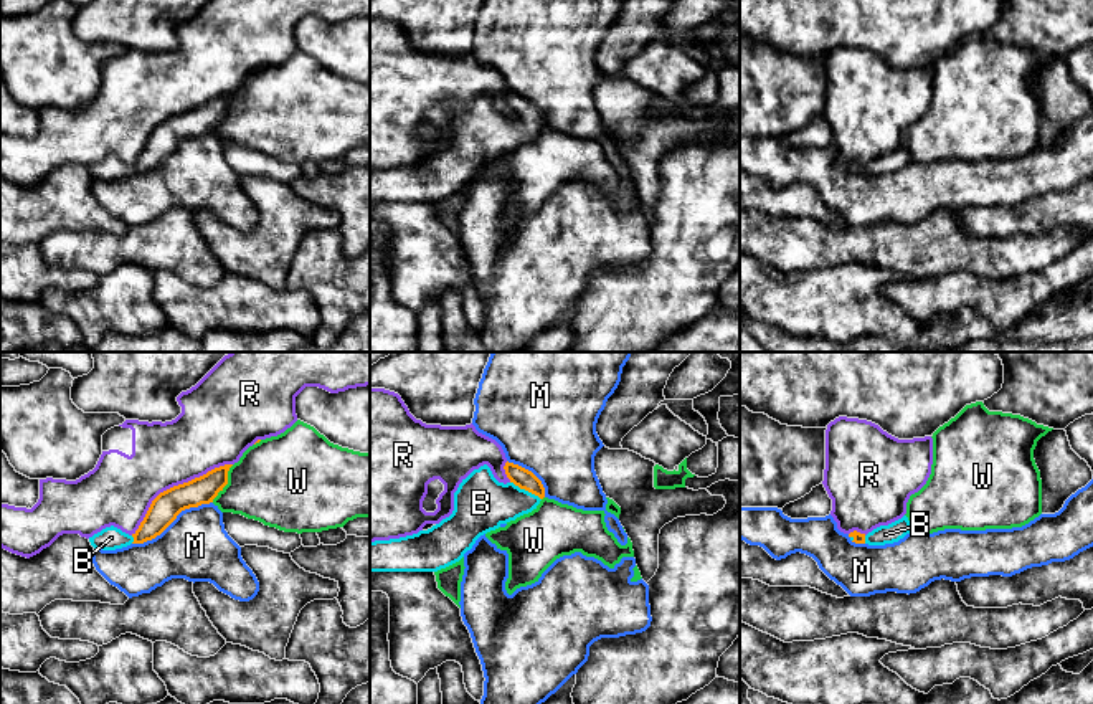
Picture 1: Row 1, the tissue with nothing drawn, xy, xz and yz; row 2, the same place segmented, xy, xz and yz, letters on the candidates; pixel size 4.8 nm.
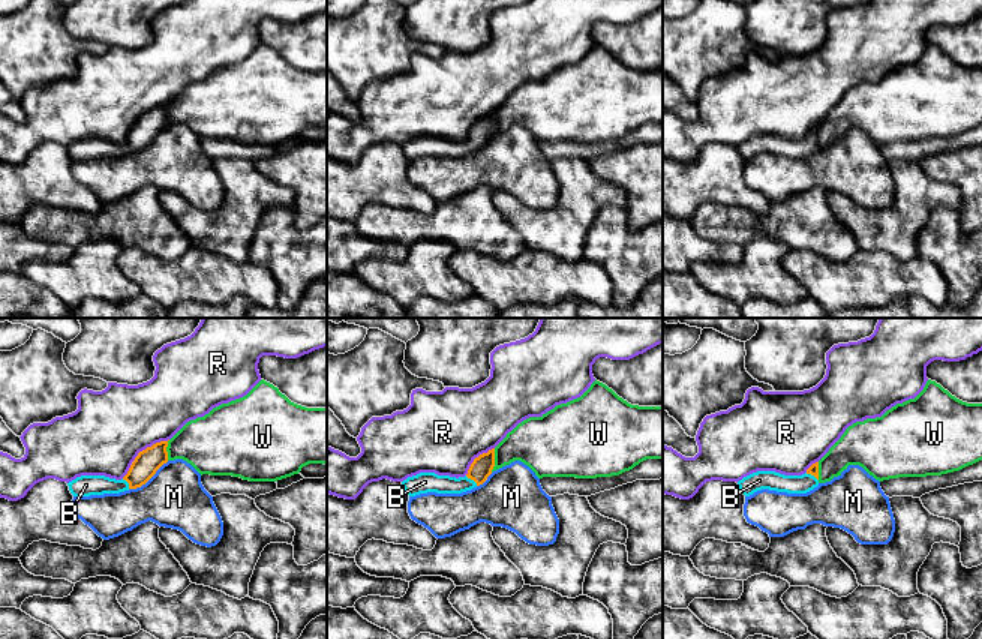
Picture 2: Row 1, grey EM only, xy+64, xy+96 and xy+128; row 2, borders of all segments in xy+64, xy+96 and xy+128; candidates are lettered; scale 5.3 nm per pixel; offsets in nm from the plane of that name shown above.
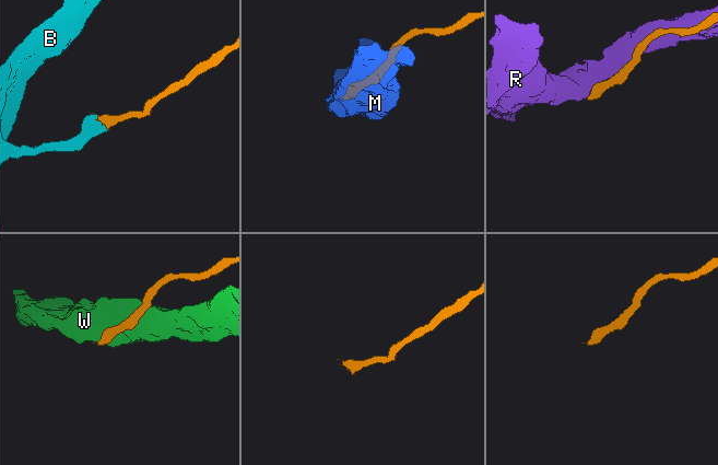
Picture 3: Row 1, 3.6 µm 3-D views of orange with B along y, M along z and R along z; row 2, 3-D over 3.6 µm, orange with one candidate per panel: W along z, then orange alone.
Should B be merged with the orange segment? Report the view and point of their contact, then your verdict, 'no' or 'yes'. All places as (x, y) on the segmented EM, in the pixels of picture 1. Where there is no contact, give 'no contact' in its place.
contact xz (525, 489); yes

